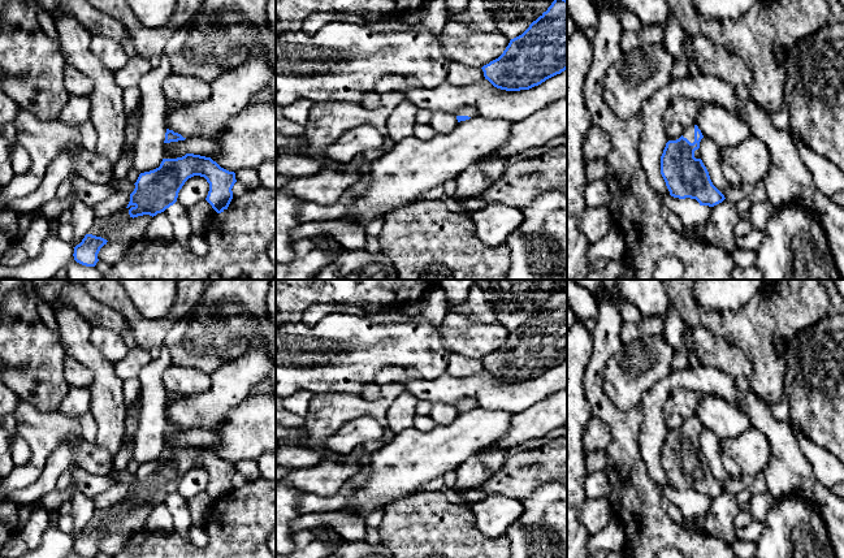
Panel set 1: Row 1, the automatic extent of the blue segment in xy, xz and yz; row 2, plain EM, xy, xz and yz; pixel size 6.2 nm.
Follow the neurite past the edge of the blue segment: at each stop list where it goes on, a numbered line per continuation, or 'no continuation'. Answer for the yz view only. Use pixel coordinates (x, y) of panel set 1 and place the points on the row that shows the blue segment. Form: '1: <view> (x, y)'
1: yz (689, 132)

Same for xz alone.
1: xz (471, 112)

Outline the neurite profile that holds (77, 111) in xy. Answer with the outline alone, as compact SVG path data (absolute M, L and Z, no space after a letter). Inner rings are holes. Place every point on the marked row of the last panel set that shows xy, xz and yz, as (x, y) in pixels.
M70 95L60 112L59 120L70 126L79 126L91 121L91 103L88 98Z

